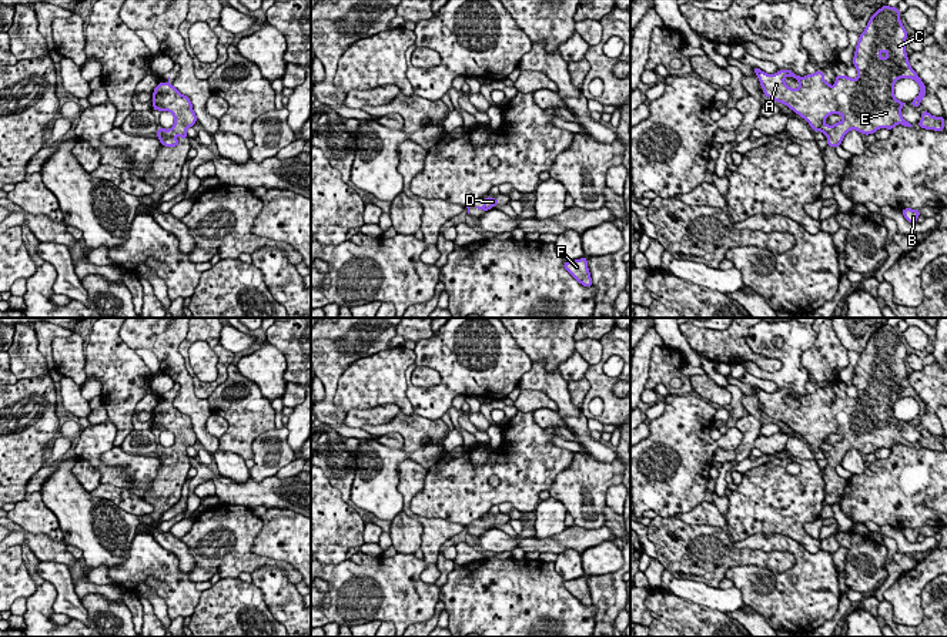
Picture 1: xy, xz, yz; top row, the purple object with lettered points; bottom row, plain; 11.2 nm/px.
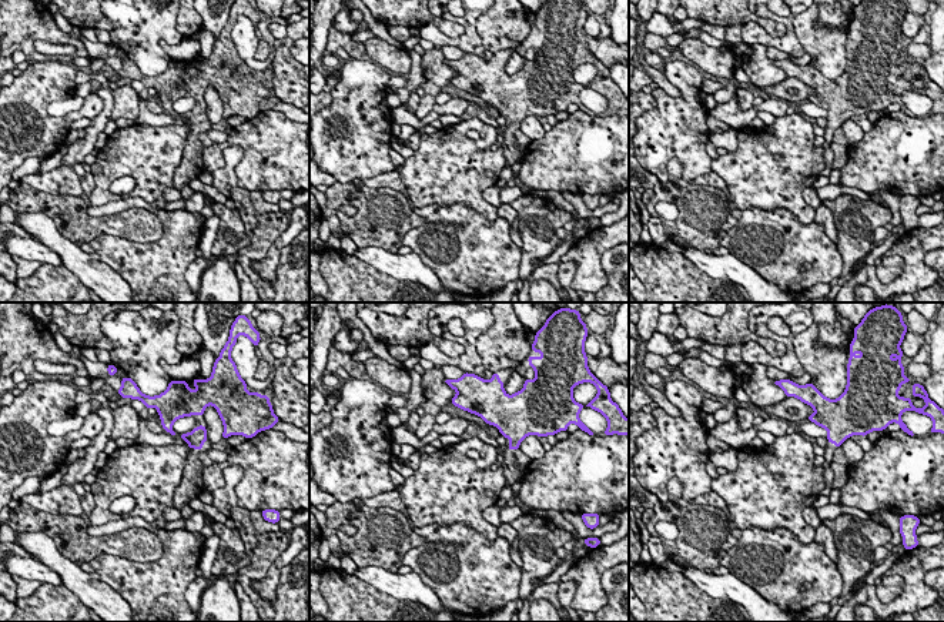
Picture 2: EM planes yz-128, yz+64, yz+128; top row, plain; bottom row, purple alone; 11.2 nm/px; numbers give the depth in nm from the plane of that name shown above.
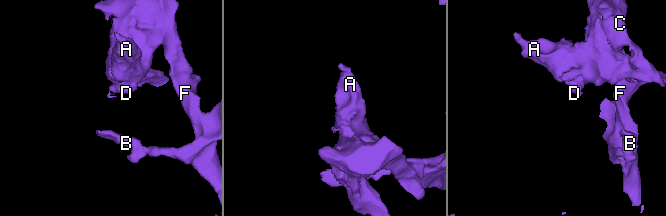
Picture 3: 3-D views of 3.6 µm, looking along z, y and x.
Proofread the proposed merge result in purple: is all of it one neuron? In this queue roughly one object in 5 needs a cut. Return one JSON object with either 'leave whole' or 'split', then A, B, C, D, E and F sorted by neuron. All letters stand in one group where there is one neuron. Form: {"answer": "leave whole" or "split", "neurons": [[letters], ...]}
{"answer": "leave whole", "neurons": [["A", "B", "C", "D", "E", "F"]]}

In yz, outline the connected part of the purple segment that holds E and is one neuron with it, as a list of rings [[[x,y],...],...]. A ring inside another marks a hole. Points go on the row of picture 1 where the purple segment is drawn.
[[[883,6],[870,17],[864,31],[859,36],[856,46],[853,66],[857,68],[857,77],[837,74],[834,86],[824,81],[824,73],[817,70],[814,74],[804,77],[796,76],[790,70],[780,70],[774,74],[767,74],[754,67],[763,94],[777,103],[787,105],[802,118],[804,118],[813,131],[821,131],[829,137],[827,145],[836,148],[841,145],[844,135],[850,130],[869,135],[880,128],[893,130],[897,124],[908,128],[914,125],[901,117],[901,108],[906,103],[894,97],[894,83],[899,78],[913,78],[918,87],[920,94],[910,103],[918,108],[926,95],[926,84],[911,68],[906,53],[907,31],[900,21],[900,11],[897,7]],[[831,114],[840,114],[843,120],[833,125],[827,125],[824,120]]]

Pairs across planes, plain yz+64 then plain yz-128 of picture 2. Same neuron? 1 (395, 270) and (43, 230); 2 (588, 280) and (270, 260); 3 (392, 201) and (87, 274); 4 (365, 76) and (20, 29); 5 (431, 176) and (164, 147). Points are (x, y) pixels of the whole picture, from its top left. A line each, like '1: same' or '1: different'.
1: different
2: same
3: different
4: different
5: same

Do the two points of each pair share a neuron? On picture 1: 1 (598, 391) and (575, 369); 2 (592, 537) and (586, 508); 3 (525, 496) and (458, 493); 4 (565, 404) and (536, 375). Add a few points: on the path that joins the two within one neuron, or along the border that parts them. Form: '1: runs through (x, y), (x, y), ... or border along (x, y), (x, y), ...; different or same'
1: border along (589, 365), (584, 378); different
2: border along (575, 525), (584, 529), (601, 529), (605, 526); different
3: runs through (508, 495), (475, 495); same
4: runs through (559, 396), (544, 381); same

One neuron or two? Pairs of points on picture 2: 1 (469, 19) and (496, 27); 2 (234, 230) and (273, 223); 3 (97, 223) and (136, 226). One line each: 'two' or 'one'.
1: two
2: two
3: one

